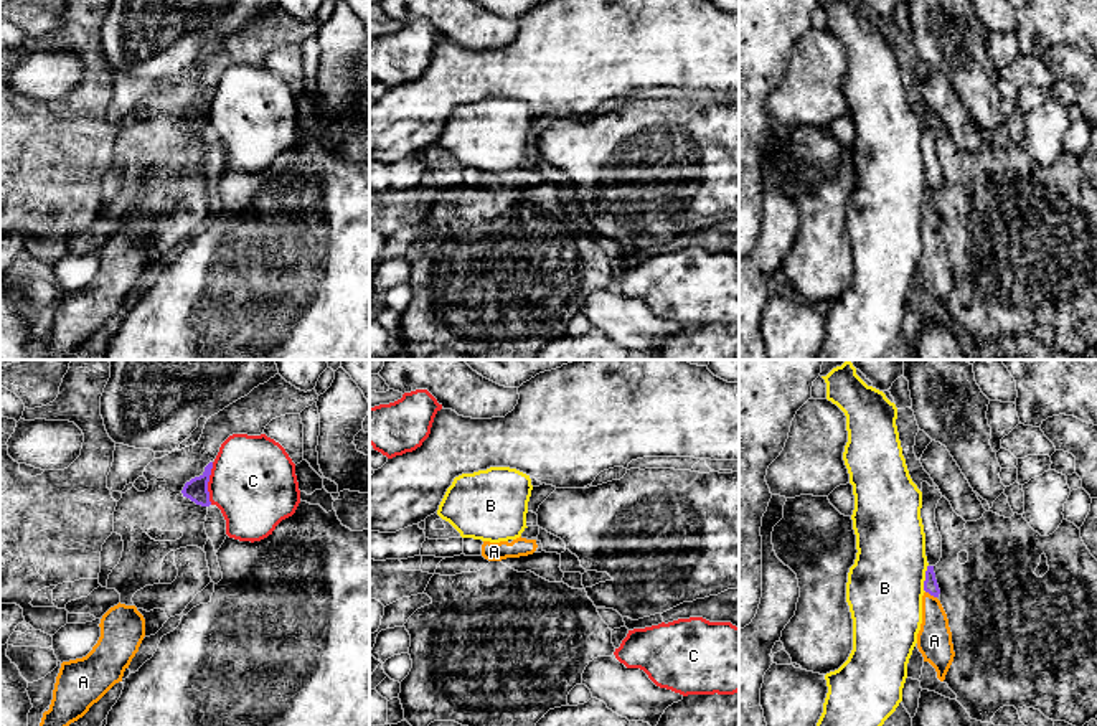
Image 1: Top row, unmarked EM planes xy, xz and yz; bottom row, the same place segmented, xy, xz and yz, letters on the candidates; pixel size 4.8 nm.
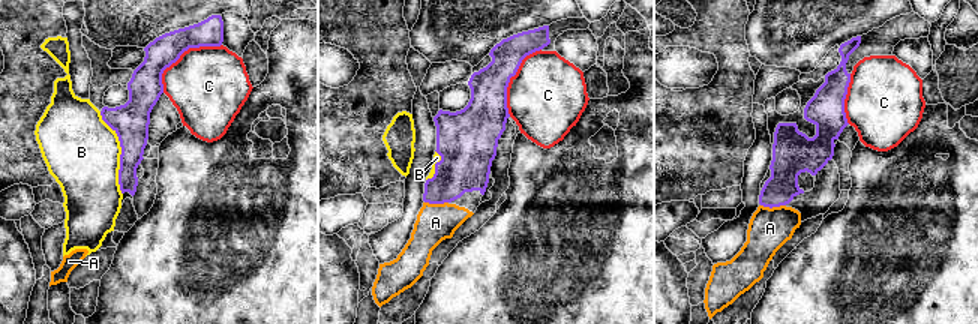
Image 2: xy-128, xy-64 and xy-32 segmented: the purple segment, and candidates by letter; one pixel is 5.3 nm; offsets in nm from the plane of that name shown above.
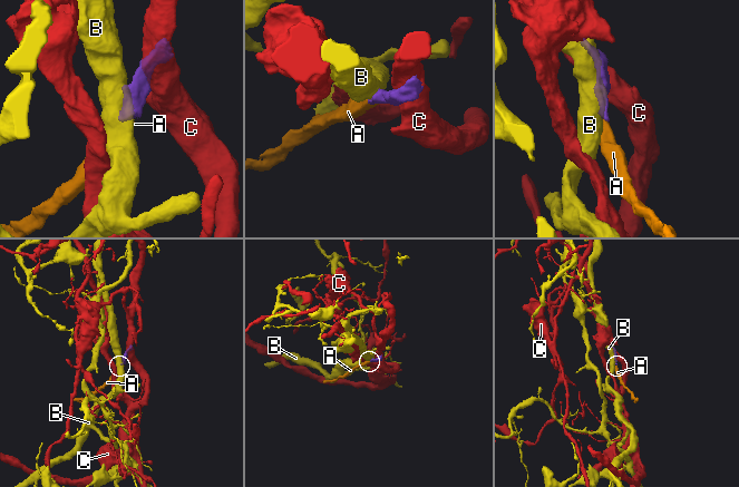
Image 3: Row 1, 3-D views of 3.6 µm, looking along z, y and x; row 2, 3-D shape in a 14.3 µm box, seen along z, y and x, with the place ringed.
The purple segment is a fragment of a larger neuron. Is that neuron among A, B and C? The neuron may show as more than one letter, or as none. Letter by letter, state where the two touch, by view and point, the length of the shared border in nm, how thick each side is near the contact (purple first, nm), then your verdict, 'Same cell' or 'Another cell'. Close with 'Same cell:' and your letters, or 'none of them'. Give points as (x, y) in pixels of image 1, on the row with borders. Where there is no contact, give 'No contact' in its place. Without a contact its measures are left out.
A: Touches purple at yz (931, 594). Shared border 70 nm. Thickness 70 nm (purple) against 180 nm. Same cell
B: Touches purple at yz (926, 578). Shared border 140 nm. Thickness 70 nm (purple) against 380 nm. Another cell
C: Touches purple at xy (207, 484). Shared border 200 nm. Thickness 110 nm (purple) against 420 nm. Another cell
Same cell: A

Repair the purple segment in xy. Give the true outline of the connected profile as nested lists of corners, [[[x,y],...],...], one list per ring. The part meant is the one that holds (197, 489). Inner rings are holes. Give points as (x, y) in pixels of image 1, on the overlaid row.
[[[210,462],[205,467],[205,472],[200,477],[195,477],[190,482],[186,482],[181,490],[183,497],[190,498],[196,505],[210,507],[211,502],[210,502],[208,482],[210,482],[211,469],[213,469],[213,462]]]

